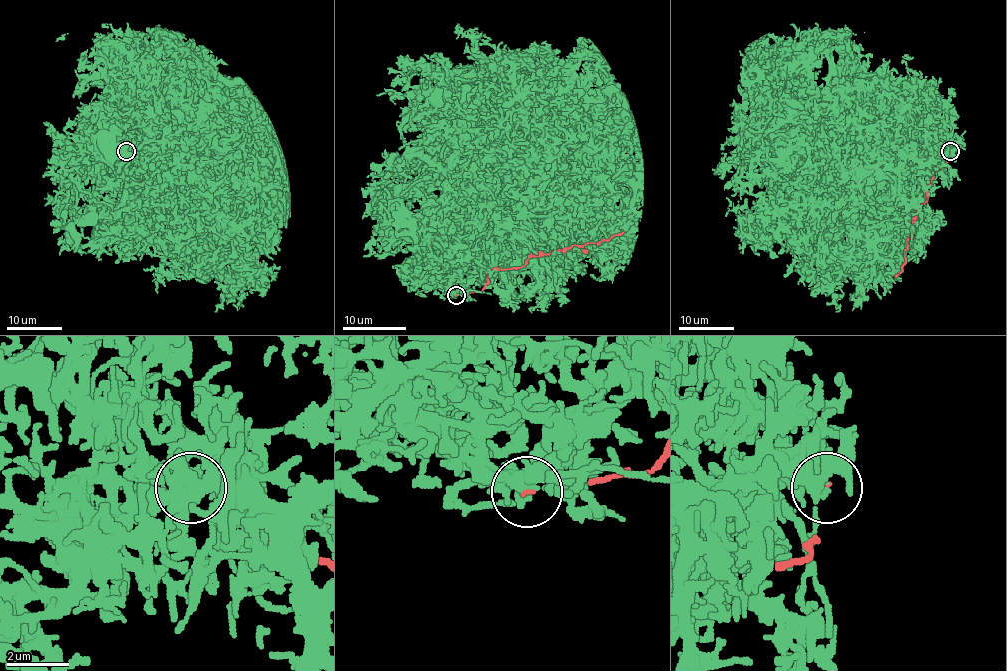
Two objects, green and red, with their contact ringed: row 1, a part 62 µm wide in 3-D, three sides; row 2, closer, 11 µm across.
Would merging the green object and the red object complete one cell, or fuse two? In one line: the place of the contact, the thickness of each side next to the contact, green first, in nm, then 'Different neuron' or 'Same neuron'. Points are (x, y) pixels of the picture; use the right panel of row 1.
Place: (950, 151). Thickness 360 nm (green) against 50 nm. Different neuron

